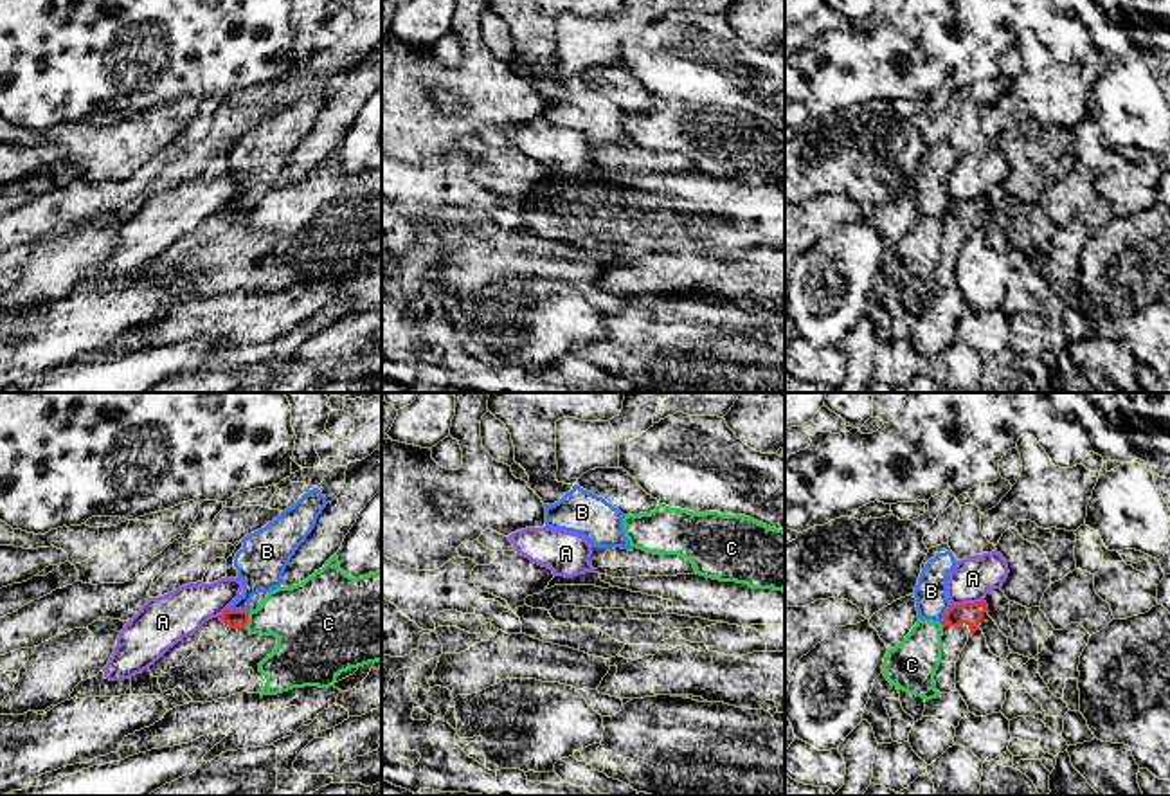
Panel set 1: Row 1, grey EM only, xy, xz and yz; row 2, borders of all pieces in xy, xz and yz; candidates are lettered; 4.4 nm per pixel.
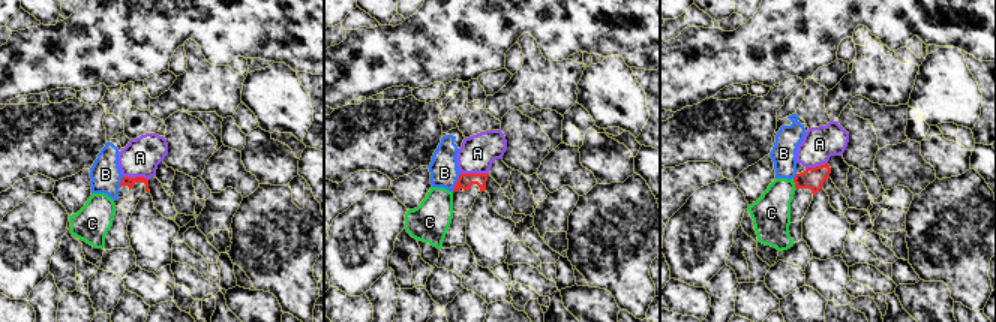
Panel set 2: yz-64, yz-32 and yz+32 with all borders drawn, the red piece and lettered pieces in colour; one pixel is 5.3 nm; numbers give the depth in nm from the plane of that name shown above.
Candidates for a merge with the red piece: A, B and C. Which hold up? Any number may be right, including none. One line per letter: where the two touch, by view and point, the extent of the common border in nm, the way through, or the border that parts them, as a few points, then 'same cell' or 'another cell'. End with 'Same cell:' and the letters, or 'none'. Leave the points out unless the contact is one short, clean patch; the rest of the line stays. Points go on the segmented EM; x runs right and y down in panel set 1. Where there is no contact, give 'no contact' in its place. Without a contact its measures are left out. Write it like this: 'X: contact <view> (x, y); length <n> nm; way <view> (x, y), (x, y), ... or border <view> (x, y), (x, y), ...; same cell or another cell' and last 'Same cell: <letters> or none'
A: contact yz (967, 604); length 160 nm; border yz (983, 598), (972, 604), (951, 606); another cell
B: contact xy (238, 611); length 100 nm; border xy (227, 609), (243, 609), (247, 613); another cell
C: contact xy (247, 620); length 80 nm; border xy (249, 613), (249, 622), (243, 627); another cell
Same cell: none

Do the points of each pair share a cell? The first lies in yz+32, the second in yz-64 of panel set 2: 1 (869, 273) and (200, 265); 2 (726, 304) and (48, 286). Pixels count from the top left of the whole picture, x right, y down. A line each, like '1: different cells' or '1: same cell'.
1: different cells
2: same cell

